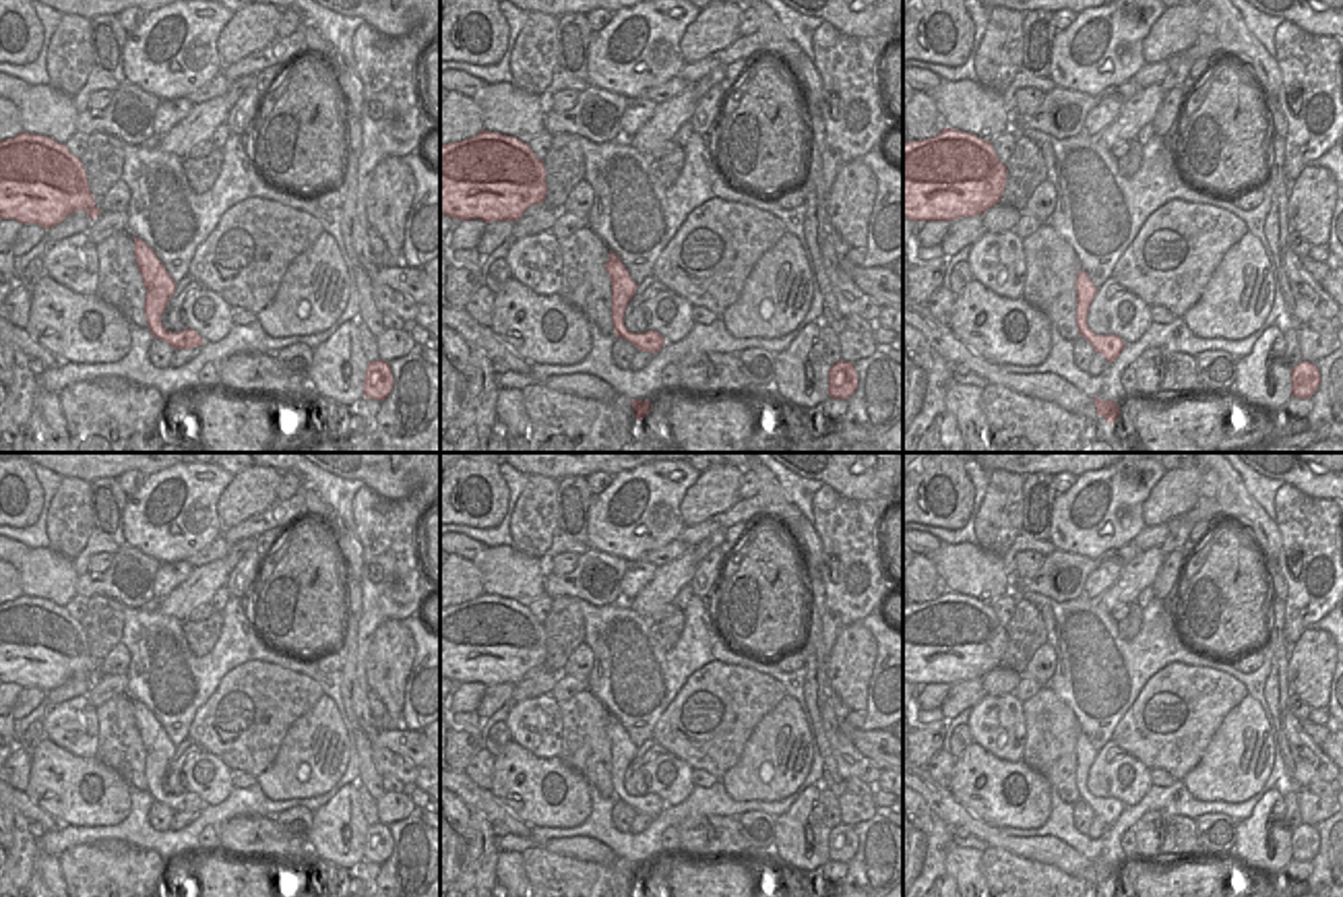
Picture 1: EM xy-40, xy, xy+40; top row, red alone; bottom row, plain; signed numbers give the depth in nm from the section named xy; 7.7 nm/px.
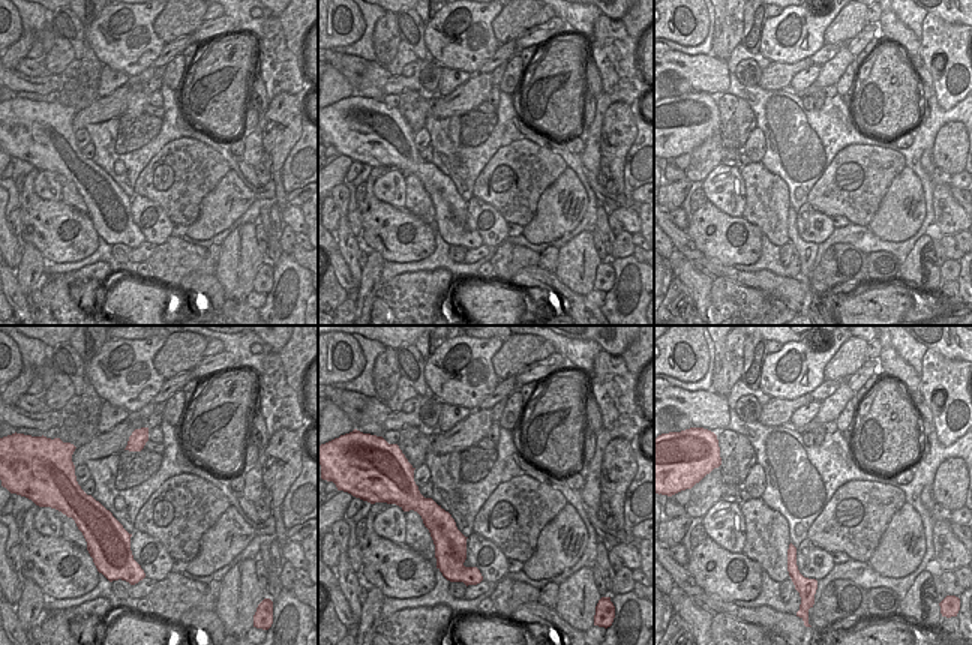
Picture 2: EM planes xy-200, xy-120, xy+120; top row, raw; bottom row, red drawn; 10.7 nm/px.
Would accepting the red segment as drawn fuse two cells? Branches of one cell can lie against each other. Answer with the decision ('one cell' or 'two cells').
one cell

